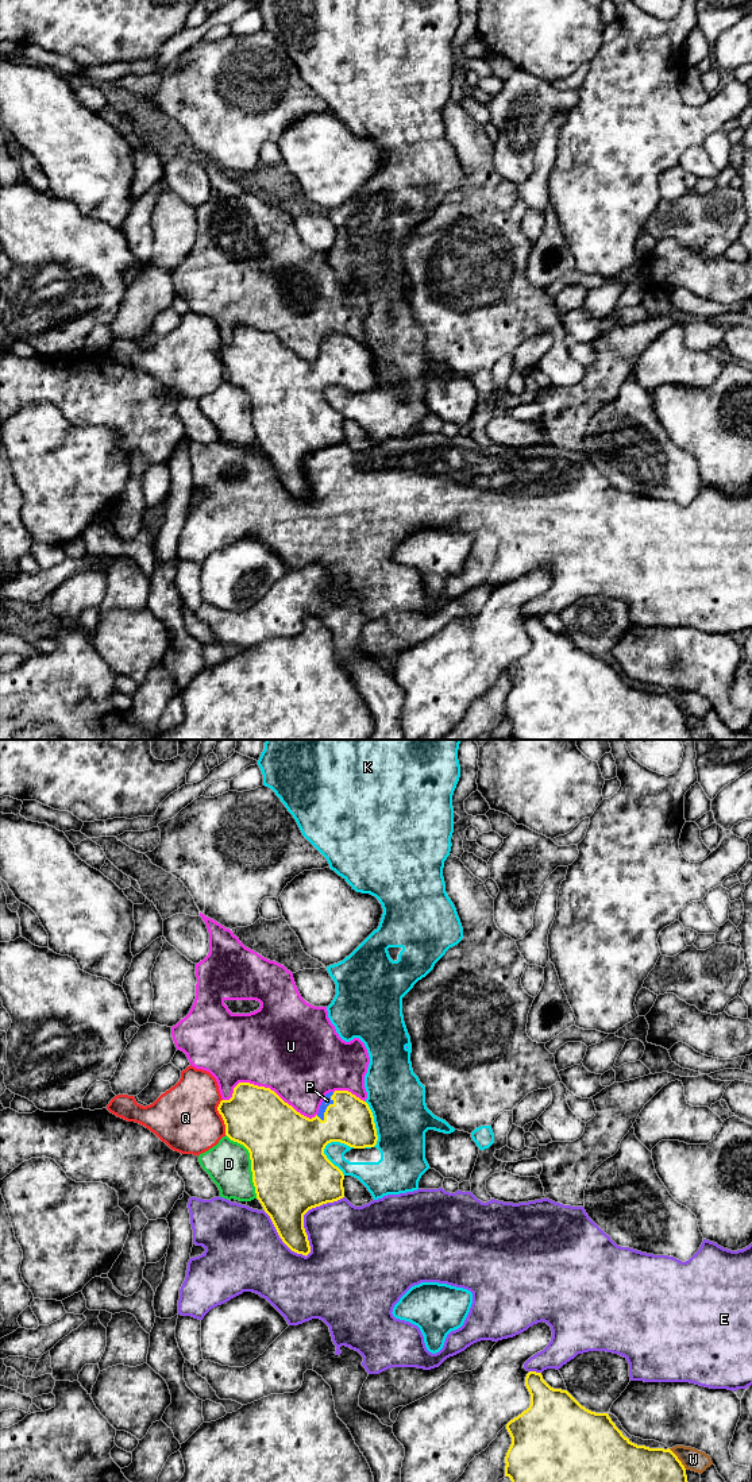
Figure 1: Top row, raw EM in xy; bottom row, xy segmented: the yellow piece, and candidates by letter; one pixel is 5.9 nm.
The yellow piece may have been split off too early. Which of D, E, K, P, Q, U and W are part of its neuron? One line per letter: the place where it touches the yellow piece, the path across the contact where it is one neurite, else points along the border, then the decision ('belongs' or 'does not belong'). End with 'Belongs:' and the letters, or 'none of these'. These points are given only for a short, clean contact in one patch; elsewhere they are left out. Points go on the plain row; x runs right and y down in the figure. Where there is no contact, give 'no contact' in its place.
D: meets yellow in xy at (251, 408); does not belong
E: meets yellow in xy at (308, 486); does not belong
K: meets yellow in xy at (327, 402); does not belong
P: meets yellow in xy at (327, 351); belongs
Q: meets yellow in xy at (222, 361); does not belong
U: meets yellow in xy at (267, 332); does not belong
W: meets yellow in xy at (678, 703); border along xy (668, 693), (686, 713); does not belong
Belongs: P

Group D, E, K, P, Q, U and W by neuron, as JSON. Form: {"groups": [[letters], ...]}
{"groups": [["D"], ["E"], ["K"], ["P"], ["Q"], ["U"], ["W"]]}

